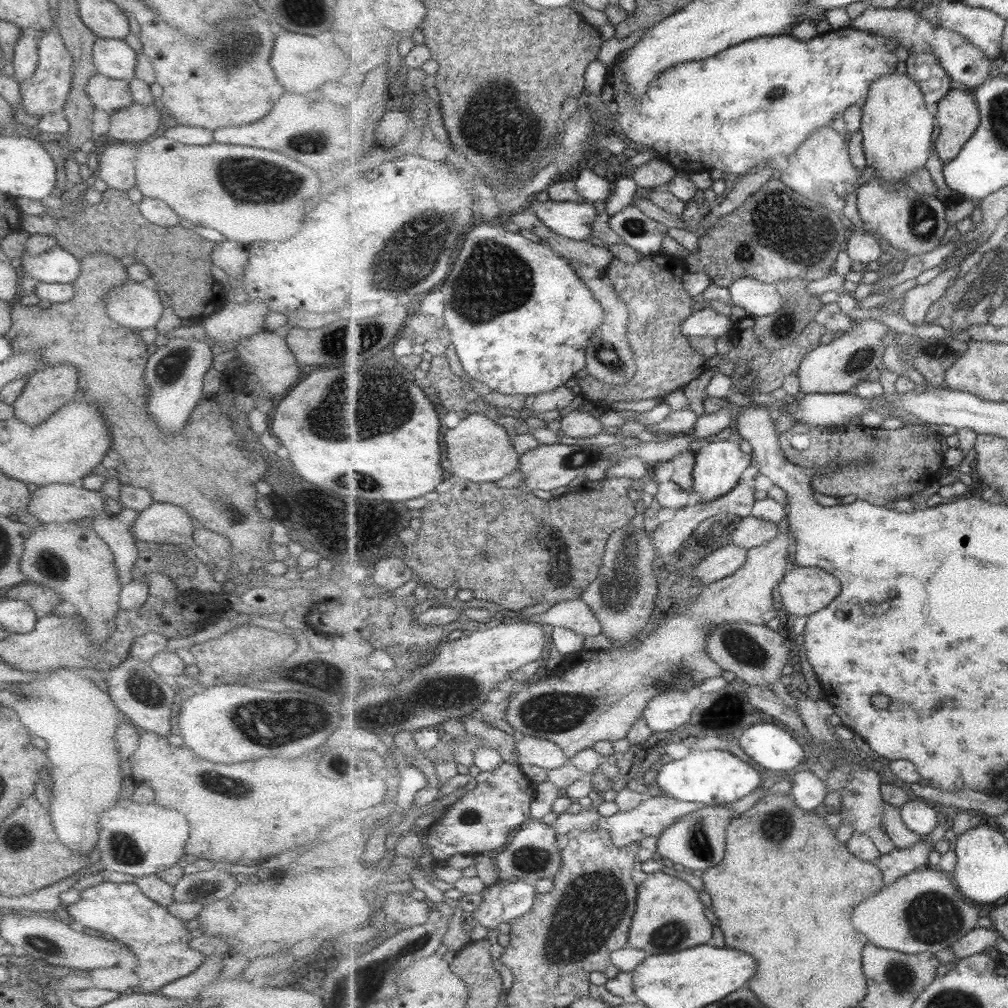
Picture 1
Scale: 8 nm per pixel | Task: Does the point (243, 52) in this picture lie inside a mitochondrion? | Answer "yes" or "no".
yes

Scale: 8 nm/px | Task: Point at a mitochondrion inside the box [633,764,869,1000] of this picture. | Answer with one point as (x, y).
(670, 935)

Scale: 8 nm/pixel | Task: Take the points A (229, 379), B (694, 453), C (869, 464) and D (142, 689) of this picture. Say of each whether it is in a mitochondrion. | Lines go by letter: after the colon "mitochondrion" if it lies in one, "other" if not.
A: other
B: other
C: mitochondrion
D: mitochondrion

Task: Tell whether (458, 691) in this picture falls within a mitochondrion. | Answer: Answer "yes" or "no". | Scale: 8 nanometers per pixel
yes

